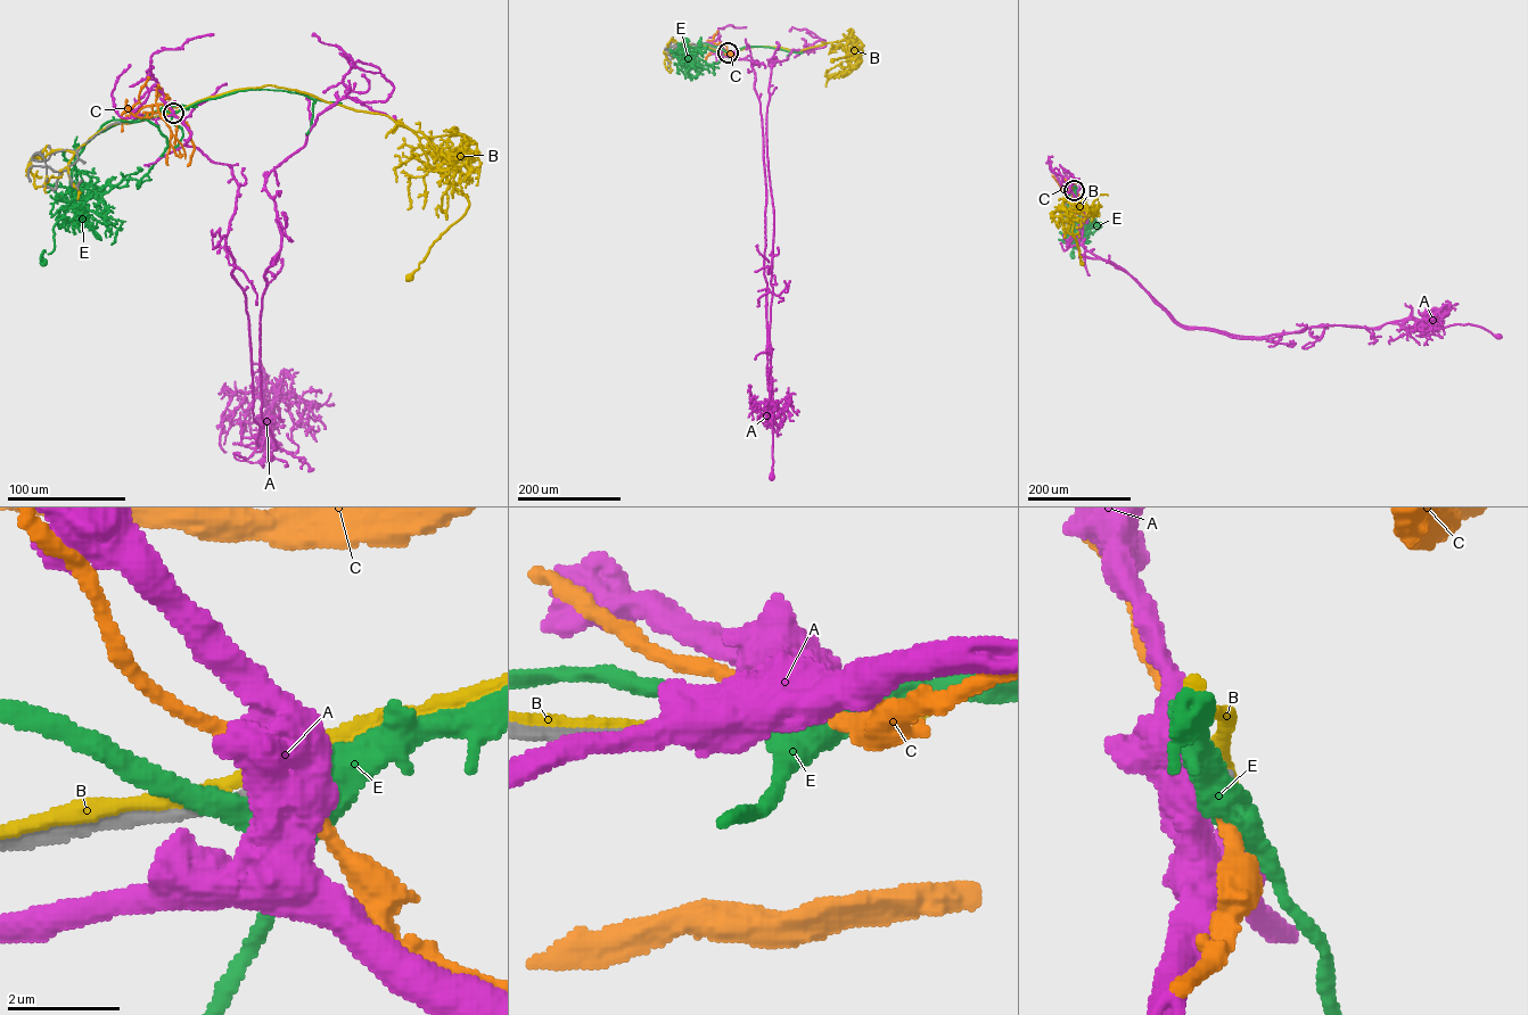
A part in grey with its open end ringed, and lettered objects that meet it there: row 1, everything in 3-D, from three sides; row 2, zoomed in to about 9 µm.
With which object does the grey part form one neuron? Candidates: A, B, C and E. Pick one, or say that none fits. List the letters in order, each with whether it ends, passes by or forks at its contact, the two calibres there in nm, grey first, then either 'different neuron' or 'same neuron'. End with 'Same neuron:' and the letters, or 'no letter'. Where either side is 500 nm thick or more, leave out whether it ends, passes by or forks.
A: calibres 240 and 750 nm; different neuron
B: it passes by; calibres 240 and 240 nm; different neuron
C: it passes by; calibres 280 and 300 nm; different neuron
E: it passes by; calibres 320 and 480 nm; different neuron
Same neuron: no letter

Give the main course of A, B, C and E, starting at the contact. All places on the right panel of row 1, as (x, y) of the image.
A: (1074, 191), (1084, 248), (1130, 274), (1183, 326), (1260, 337), (1412, 318), (1500, 336)
B: (1074, 191), (1068, 179), (1071, 187), (1064, 196), (1062, 207), (1074, 224), (1071, 232), (1082, 263)
C: (1074, 191), (1074, 181), (1075, 190), (1068, 194), (1052, 175)
E: (1074, 191), (1066, 211), (1075, 229), (1073, 256)

